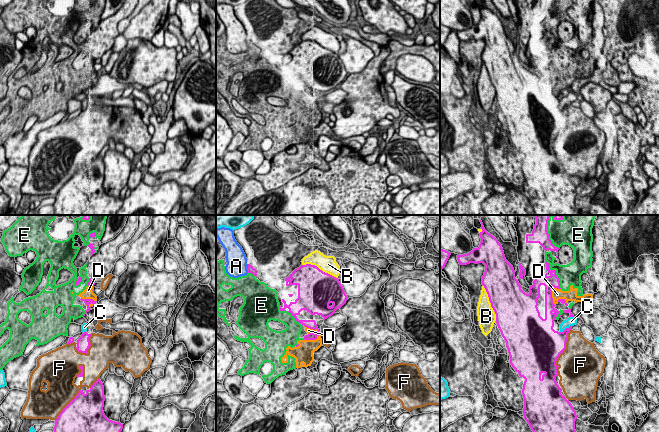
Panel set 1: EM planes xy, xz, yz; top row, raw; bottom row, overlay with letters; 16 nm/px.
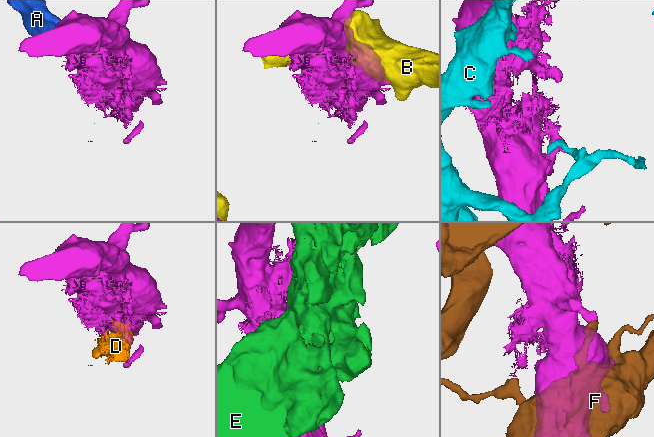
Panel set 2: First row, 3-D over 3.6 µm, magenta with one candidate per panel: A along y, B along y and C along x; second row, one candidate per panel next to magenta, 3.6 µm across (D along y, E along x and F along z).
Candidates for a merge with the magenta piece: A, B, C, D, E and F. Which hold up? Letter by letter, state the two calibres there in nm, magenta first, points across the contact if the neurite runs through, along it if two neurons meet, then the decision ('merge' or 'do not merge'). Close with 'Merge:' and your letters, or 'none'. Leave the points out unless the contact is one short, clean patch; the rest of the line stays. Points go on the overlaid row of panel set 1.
A: 100/340 nm | do not merge
B: 500/280 nm | do not merge
C: 300/140 nm | do not merge
D: 200/170 nm | do not merge
E: 260/380 nm | do not merge
F: 480/500 nm | do not merge
Merge: none

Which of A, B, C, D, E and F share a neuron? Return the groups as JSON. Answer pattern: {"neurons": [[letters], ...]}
{"neurons": [["A"], ["B"], ["C"], ["D", "E"], ["F"]]}

